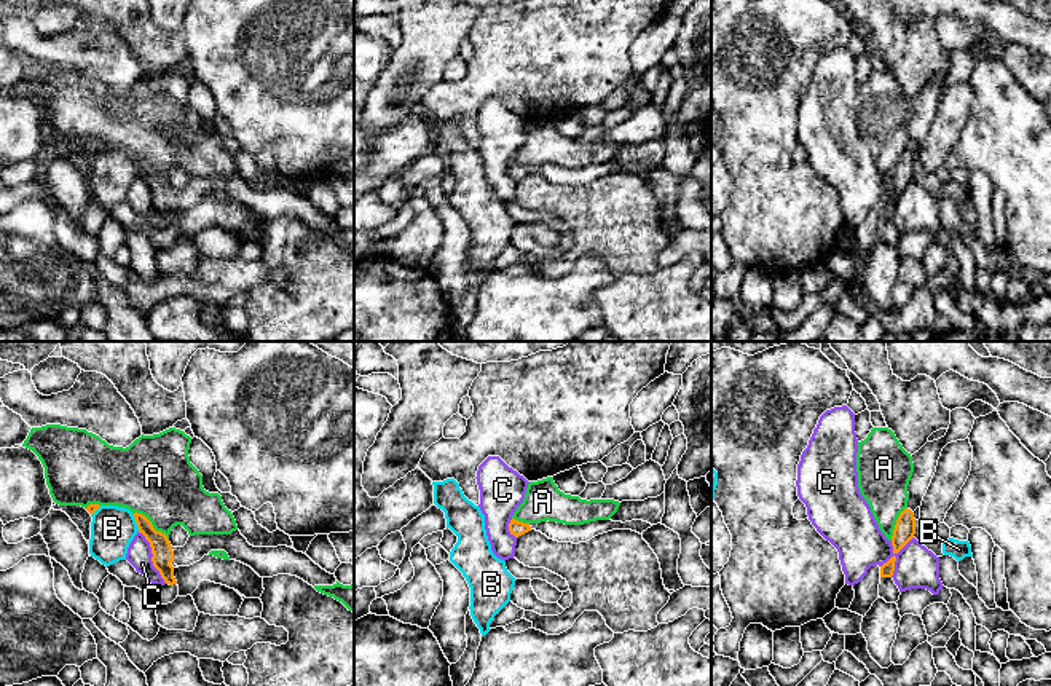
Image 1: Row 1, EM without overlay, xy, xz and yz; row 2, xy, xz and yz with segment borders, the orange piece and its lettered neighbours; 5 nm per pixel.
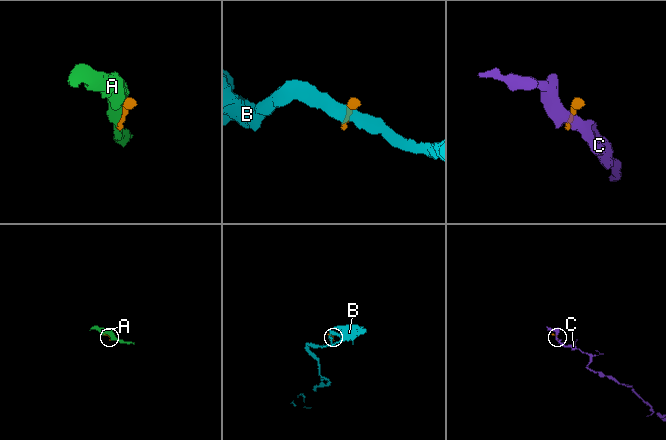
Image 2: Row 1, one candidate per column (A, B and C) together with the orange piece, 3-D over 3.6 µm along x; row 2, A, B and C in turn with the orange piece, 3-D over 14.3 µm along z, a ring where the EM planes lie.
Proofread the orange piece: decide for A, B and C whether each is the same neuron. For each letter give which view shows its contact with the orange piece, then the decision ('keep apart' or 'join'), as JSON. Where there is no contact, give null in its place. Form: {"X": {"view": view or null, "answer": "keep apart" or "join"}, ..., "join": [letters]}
{"A": {"view": "xy", "answer": "keep apart"}, "B": {"view": "xy", "answer": "keep apart"}, "C": {"view": "yz", "answer": "keep apart"}, "join": []}

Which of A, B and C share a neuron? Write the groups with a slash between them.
A / B / C

